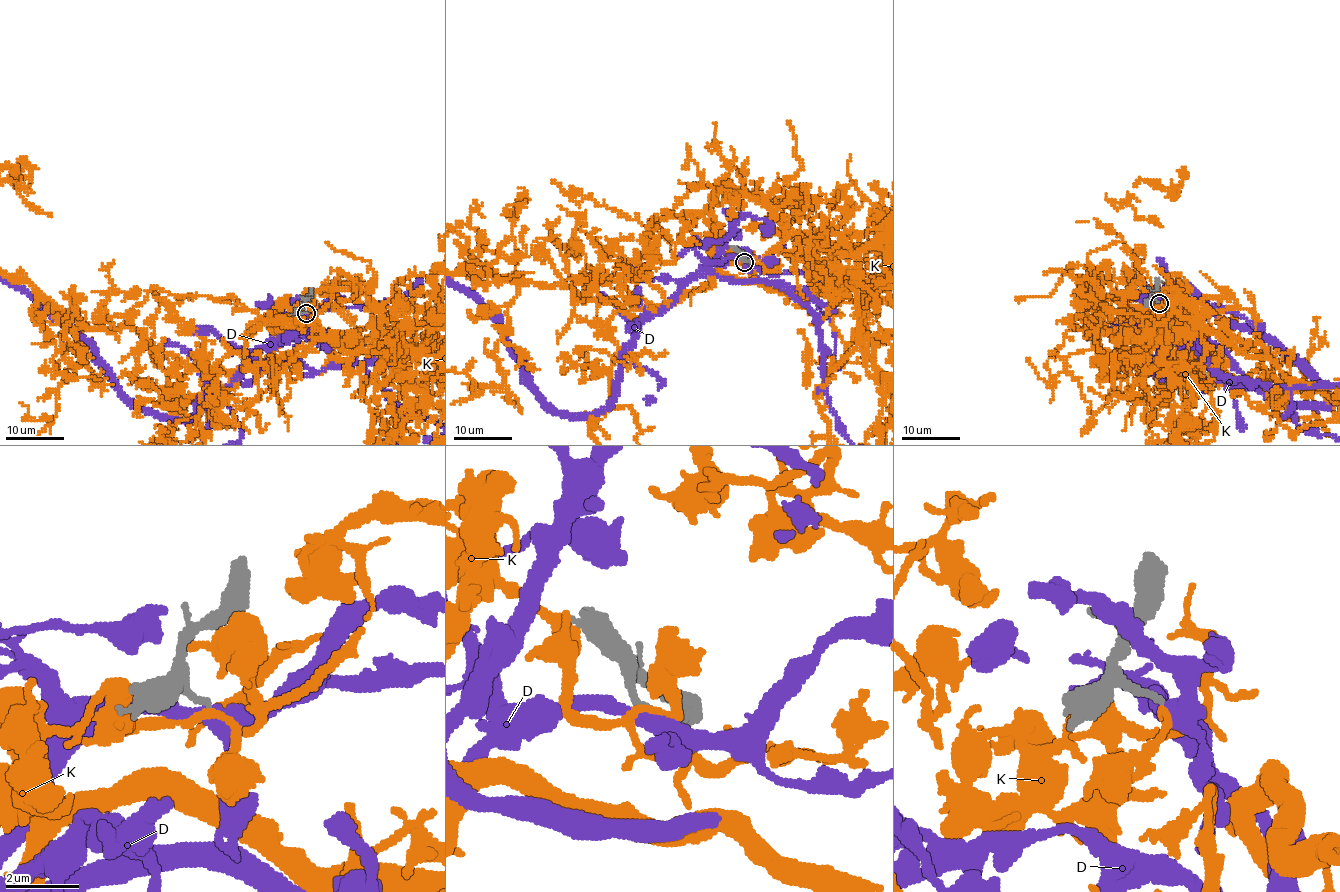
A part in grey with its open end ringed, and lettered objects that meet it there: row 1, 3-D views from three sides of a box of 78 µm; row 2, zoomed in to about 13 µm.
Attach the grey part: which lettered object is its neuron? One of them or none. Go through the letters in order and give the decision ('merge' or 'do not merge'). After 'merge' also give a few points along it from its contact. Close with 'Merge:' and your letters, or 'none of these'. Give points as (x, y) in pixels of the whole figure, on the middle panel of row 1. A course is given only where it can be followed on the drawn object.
D: do not merge
K: do not merge
Merge: none of these

